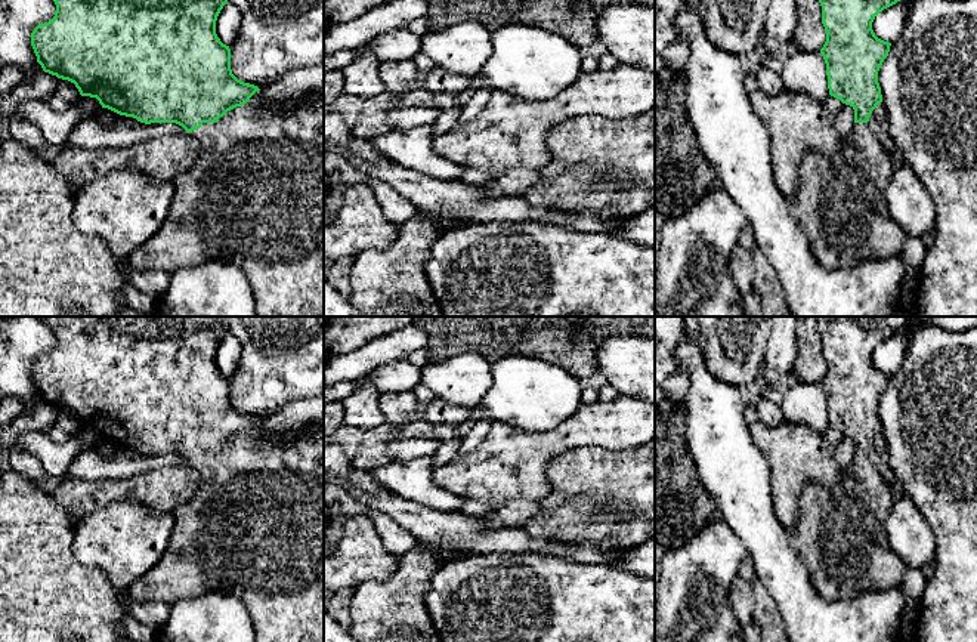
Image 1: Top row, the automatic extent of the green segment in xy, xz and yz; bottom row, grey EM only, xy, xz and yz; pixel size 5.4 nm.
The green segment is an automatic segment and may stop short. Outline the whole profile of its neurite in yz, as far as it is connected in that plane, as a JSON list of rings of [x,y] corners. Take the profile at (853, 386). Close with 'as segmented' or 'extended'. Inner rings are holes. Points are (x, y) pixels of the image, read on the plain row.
[[[817,317],[826,362],[820,385],[826,395],[829,426],[854,441],[854,456],[848,470],[840,469],[834,487],[803,487],[797,524],[788,531],[788,538],[804,562],[814,590],[826,602],[891,589],[903,578],[906,565],[885,541],[885,519],[893,504],[891,487],[868,453],[882,433],[878,402],[891,377],[875,367],[872,354],[879,343],[900,333],[910,318],[913,317]]] | extended

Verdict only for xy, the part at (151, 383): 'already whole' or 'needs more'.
needs more

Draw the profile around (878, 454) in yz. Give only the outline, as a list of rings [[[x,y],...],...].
[[[882,433],[878,435],[876,439],[872,442],[868,454],[876,470],[887,481],[887,484],[891,488],[902,488],[902,484],[899,482],[897,476],[890,467],[888,454],[887,454],[887,439],[884,438]]]

